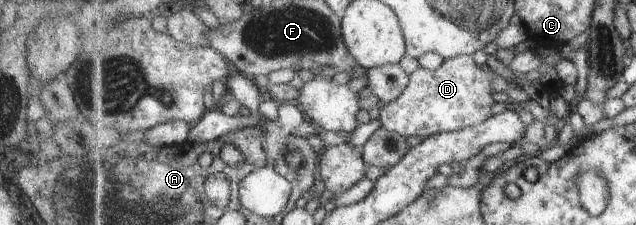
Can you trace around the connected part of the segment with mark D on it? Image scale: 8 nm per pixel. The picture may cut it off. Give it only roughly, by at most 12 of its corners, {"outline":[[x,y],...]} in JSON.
{"outline":[[471,55],[420,66],[381,109],[402,137],[492,118],[492,78]]}

